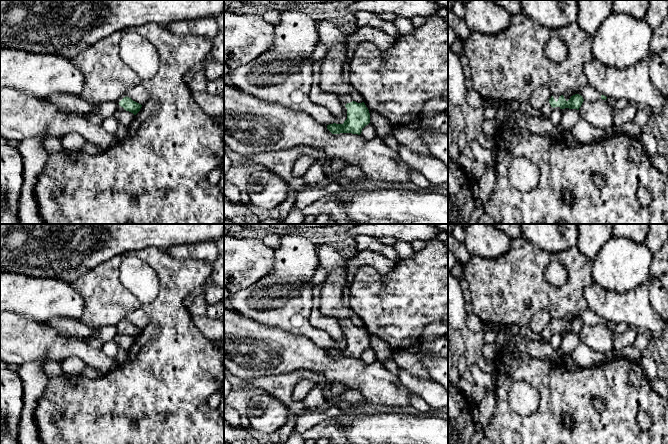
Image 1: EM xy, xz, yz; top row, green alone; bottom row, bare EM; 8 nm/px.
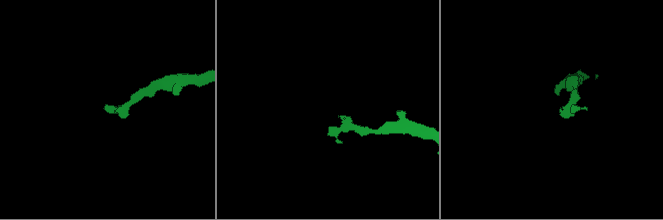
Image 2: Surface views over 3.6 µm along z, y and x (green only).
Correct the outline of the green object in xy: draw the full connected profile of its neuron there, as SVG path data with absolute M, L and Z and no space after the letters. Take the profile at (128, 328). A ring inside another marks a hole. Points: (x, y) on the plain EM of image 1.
M126 319L121 320L118 323L117 327L118 327L118 333L129 335L134 339L136 339L142 331L141 328L133 325L131 322L127 321Z

